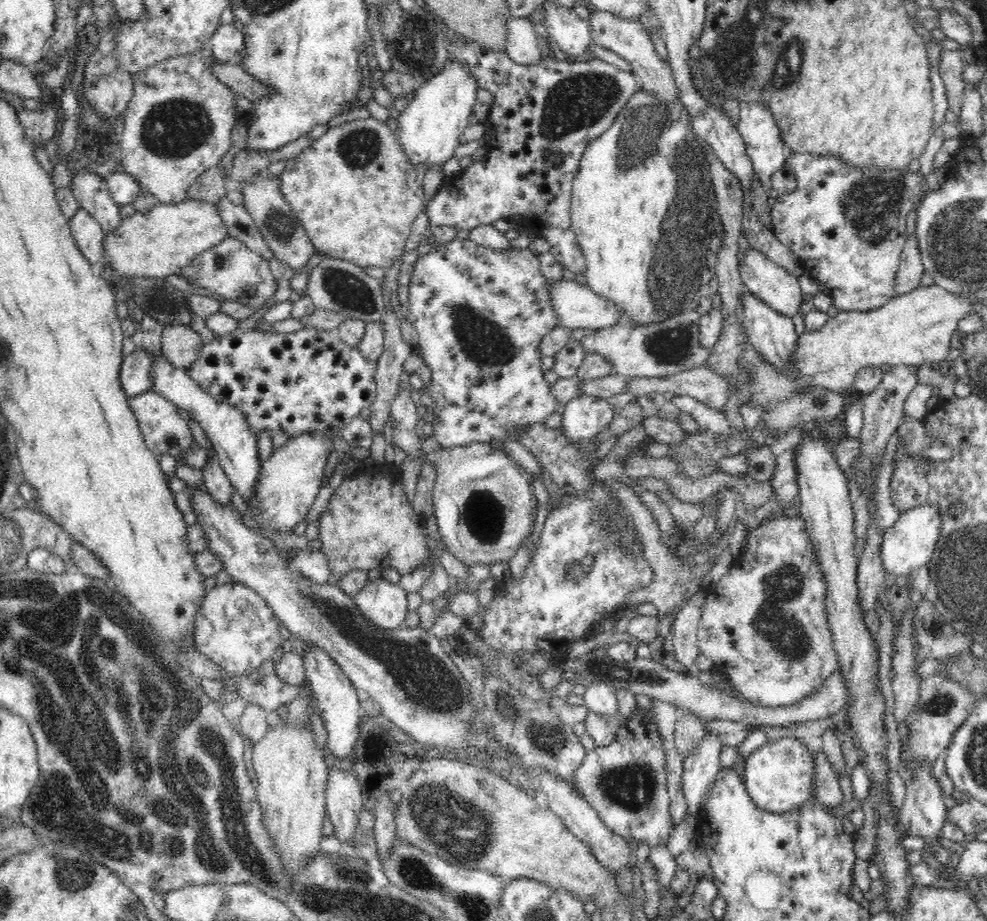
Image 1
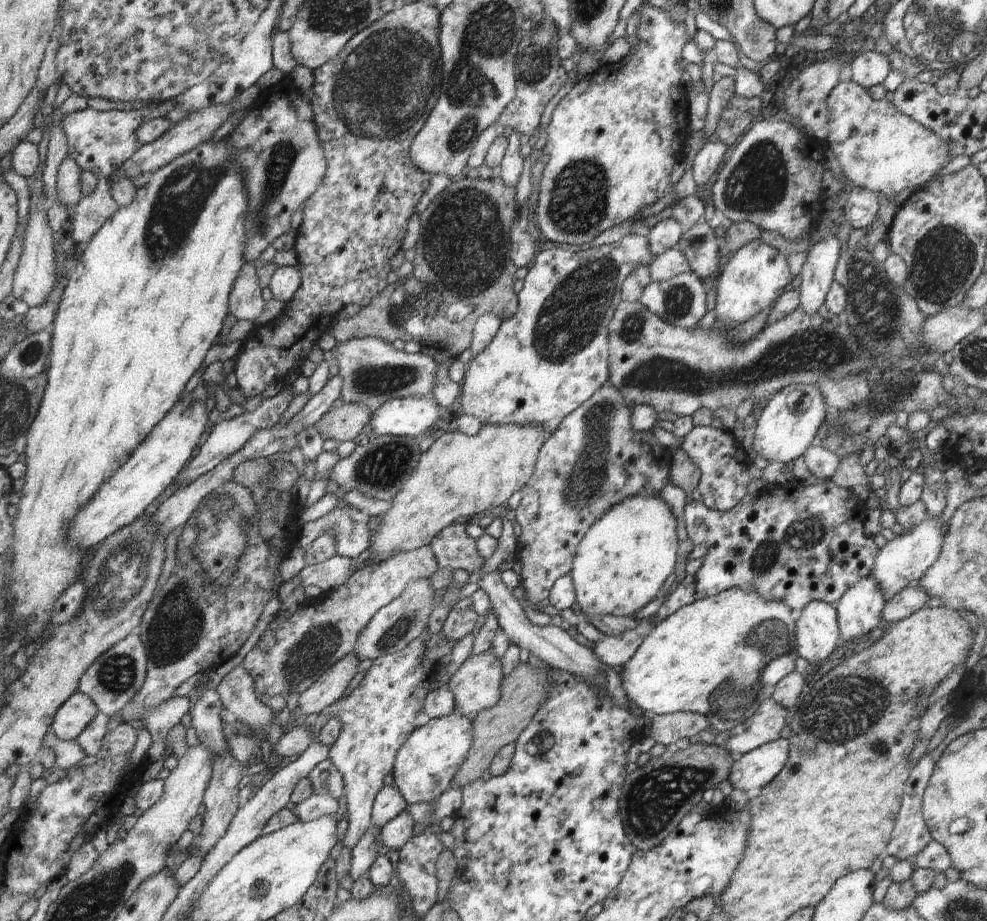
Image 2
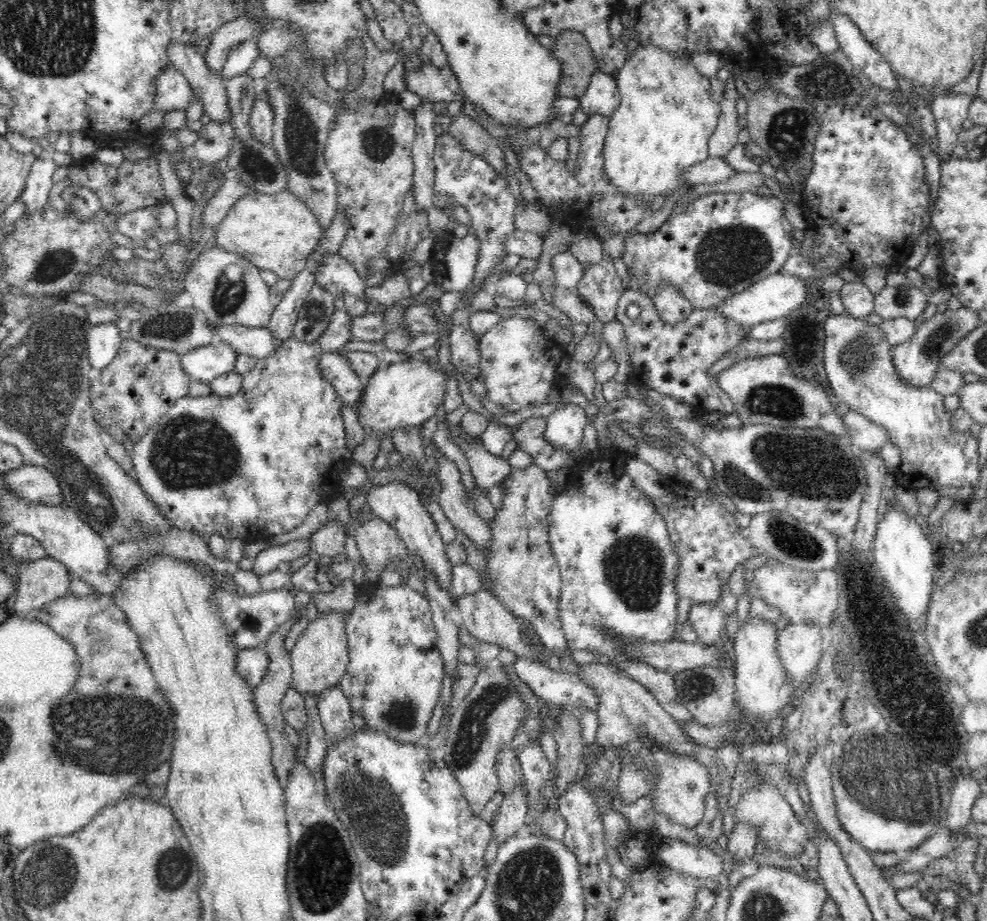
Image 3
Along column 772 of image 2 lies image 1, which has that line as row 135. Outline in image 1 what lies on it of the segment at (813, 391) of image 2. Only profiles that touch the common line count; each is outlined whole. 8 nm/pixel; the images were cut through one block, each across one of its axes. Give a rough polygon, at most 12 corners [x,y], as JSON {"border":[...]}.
{"border":[[457,60],[393,122],[410,164],[444,166],[461,145],[478,83]]}

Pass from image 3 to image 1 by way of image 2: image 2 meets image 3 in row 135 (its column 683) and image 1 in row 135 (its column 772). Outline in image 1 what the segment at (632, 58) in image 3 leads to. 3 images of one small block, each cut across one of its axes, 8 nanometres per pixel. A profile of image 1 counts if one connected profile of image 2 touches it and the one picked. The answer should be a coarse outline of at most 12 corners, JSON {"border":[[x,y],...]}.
{"border":[[638,90],[571,224],[621,320],[704,308],[720,236],[681,100]]}

